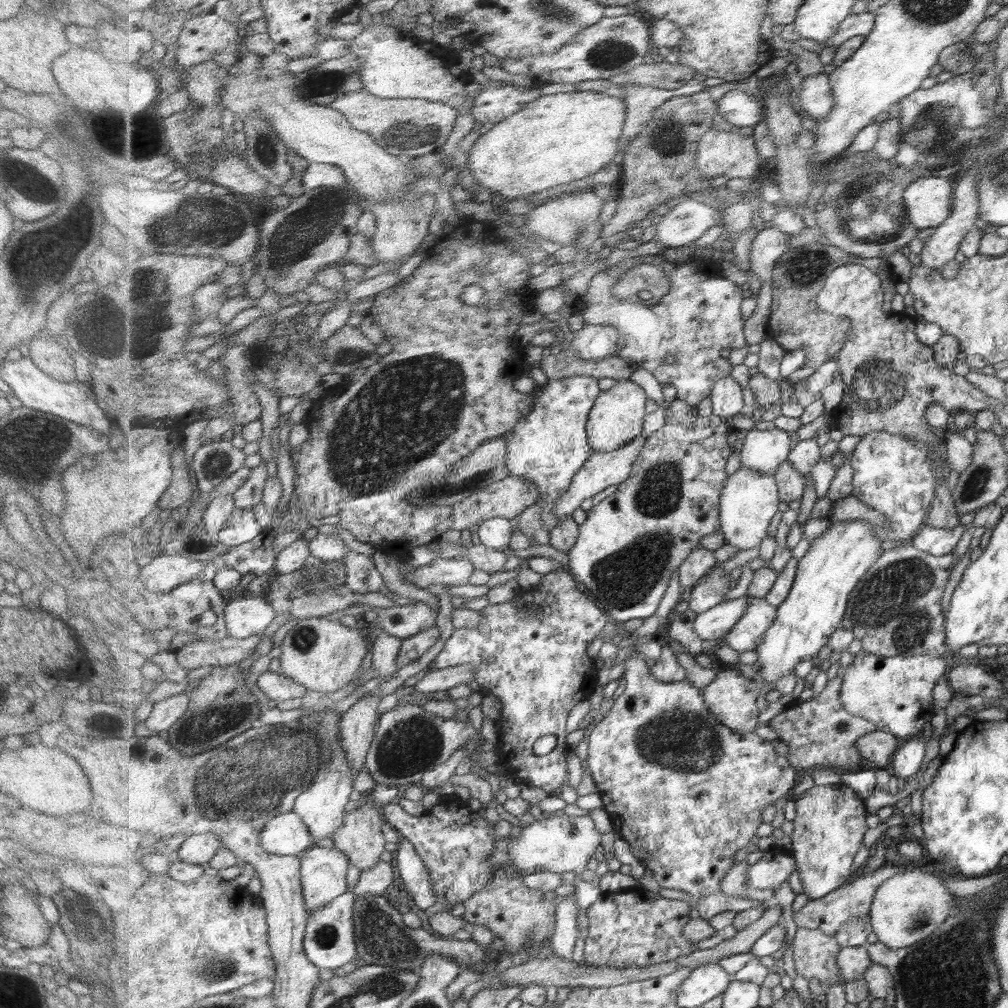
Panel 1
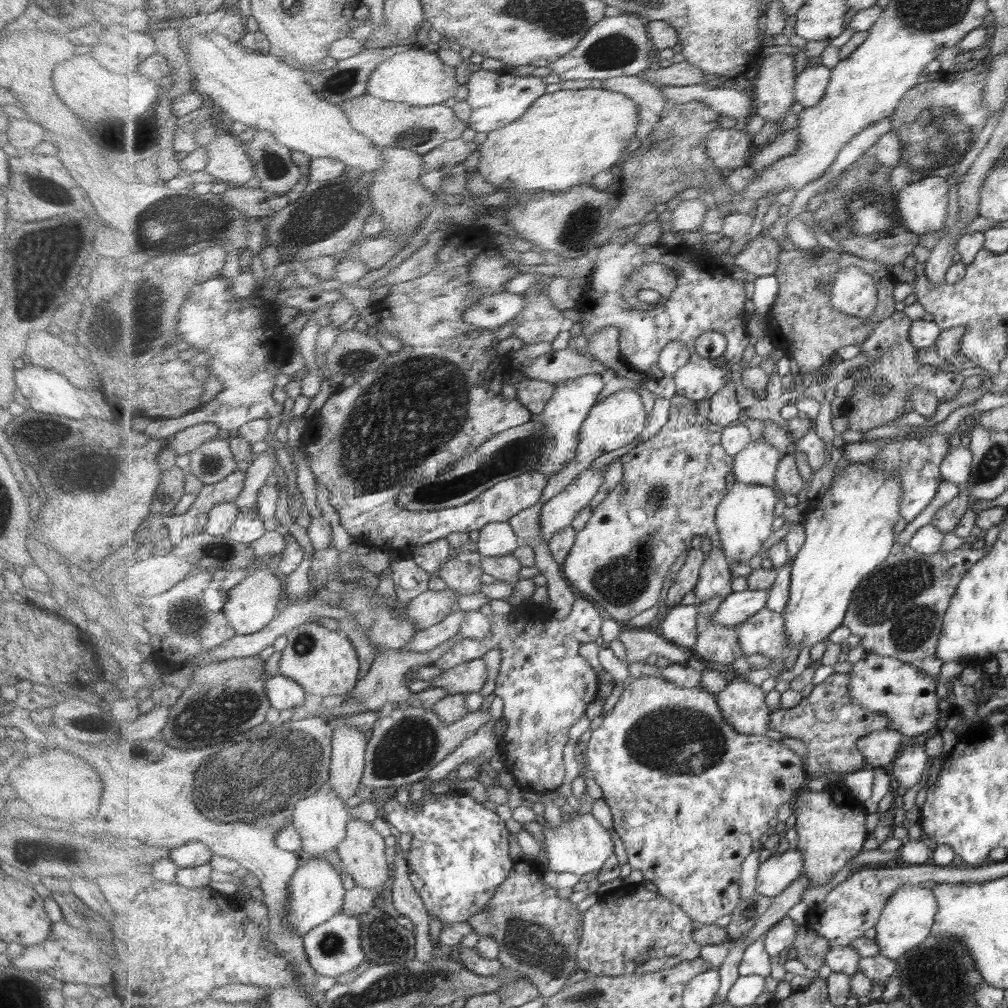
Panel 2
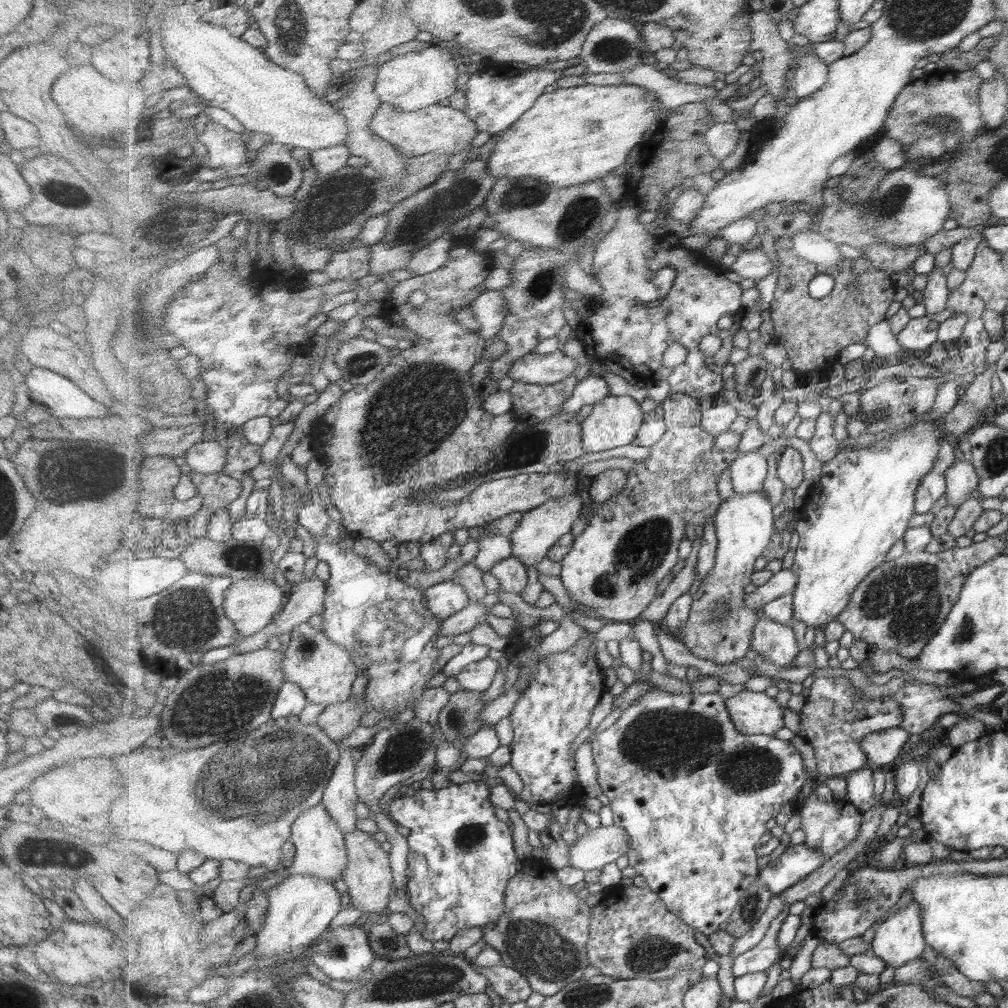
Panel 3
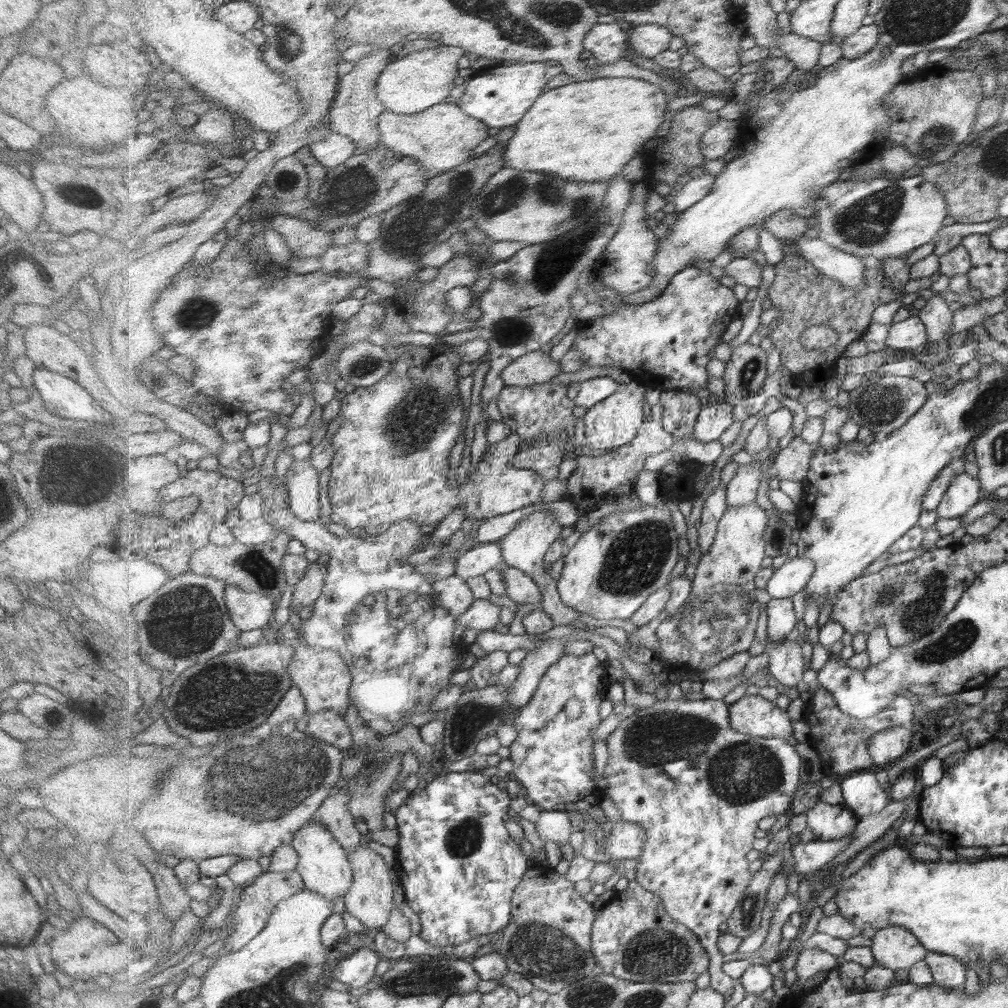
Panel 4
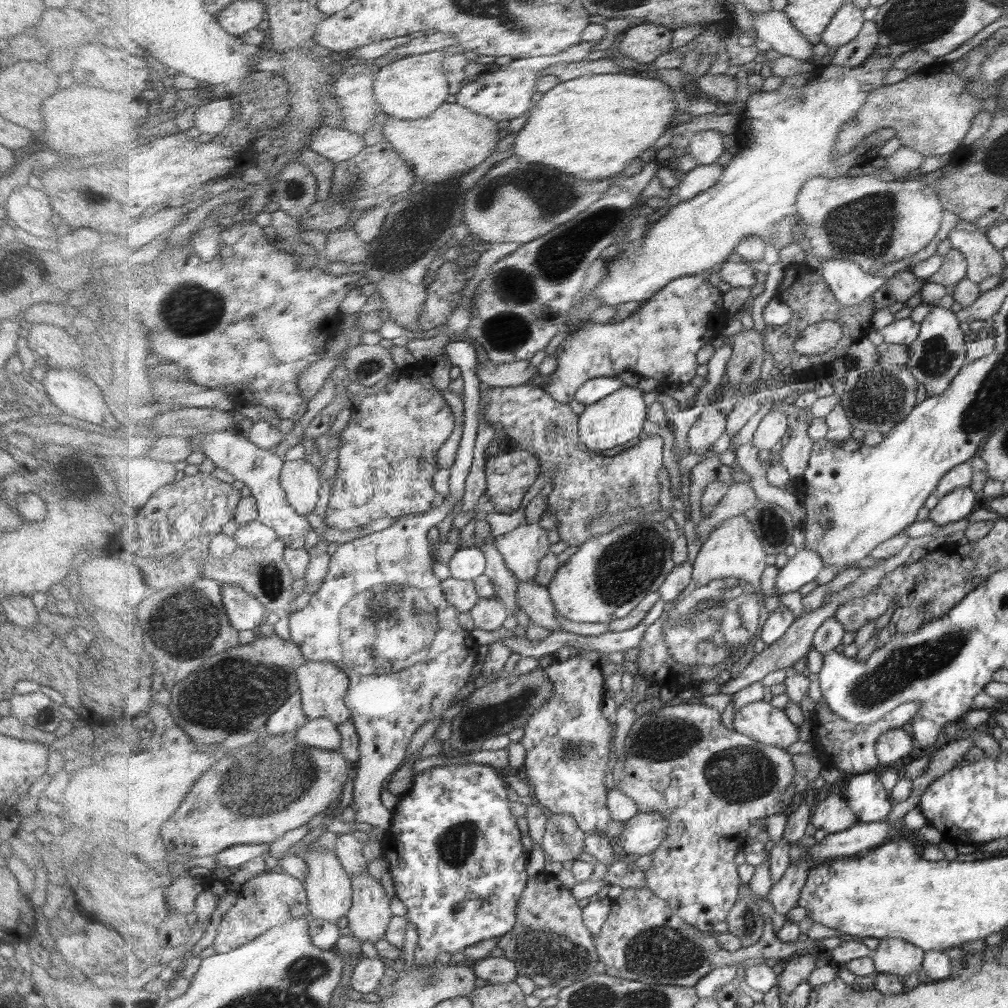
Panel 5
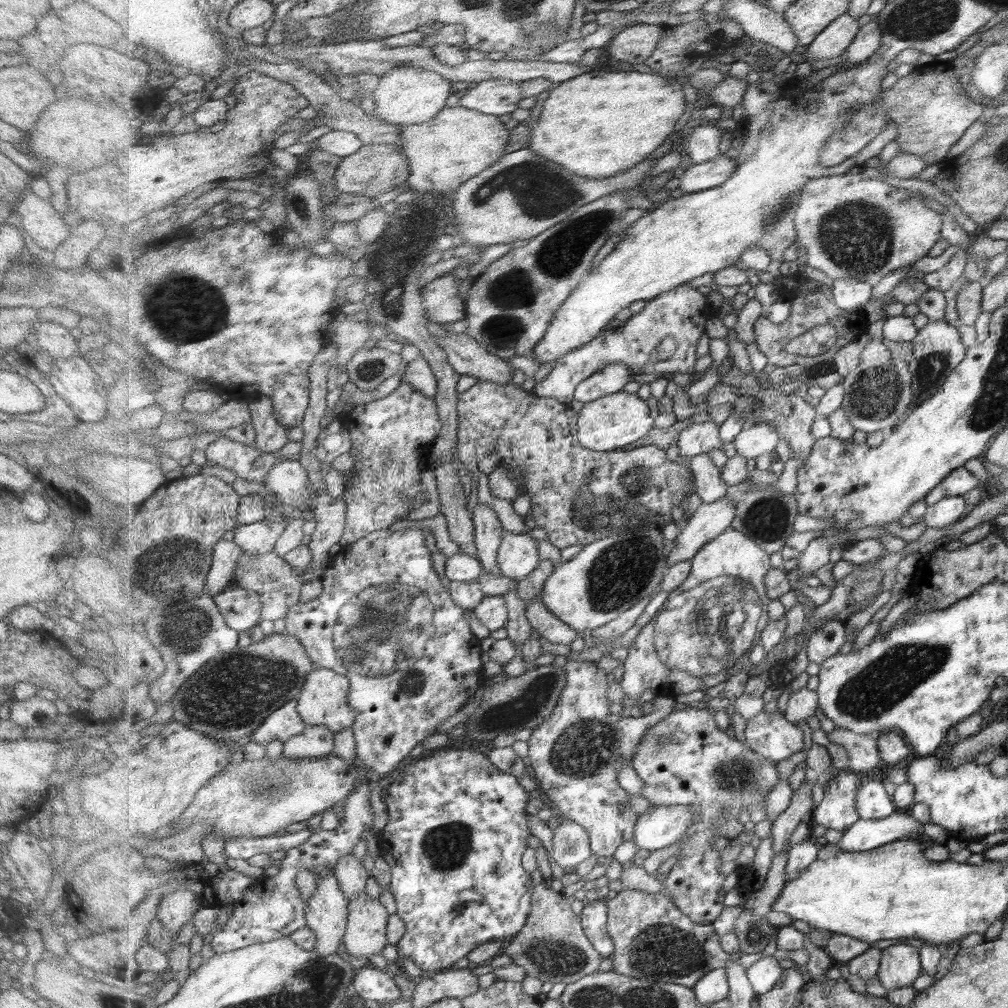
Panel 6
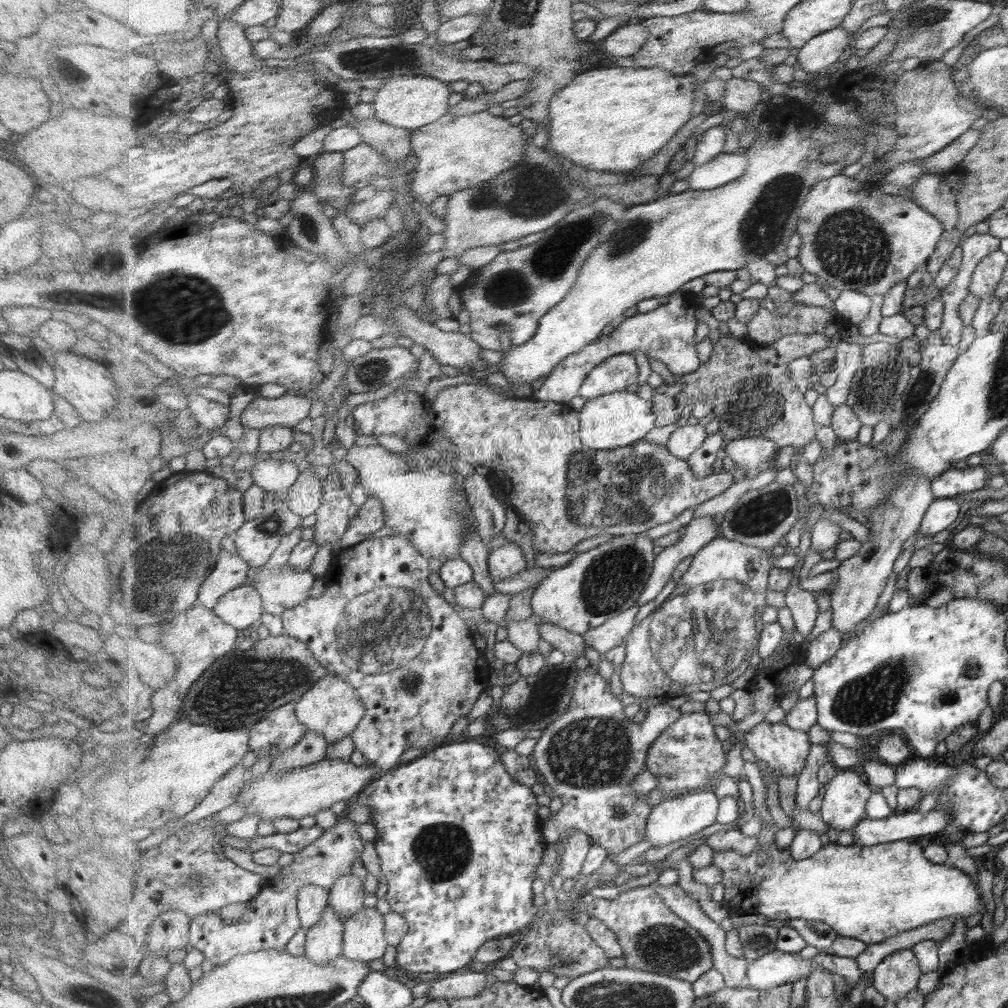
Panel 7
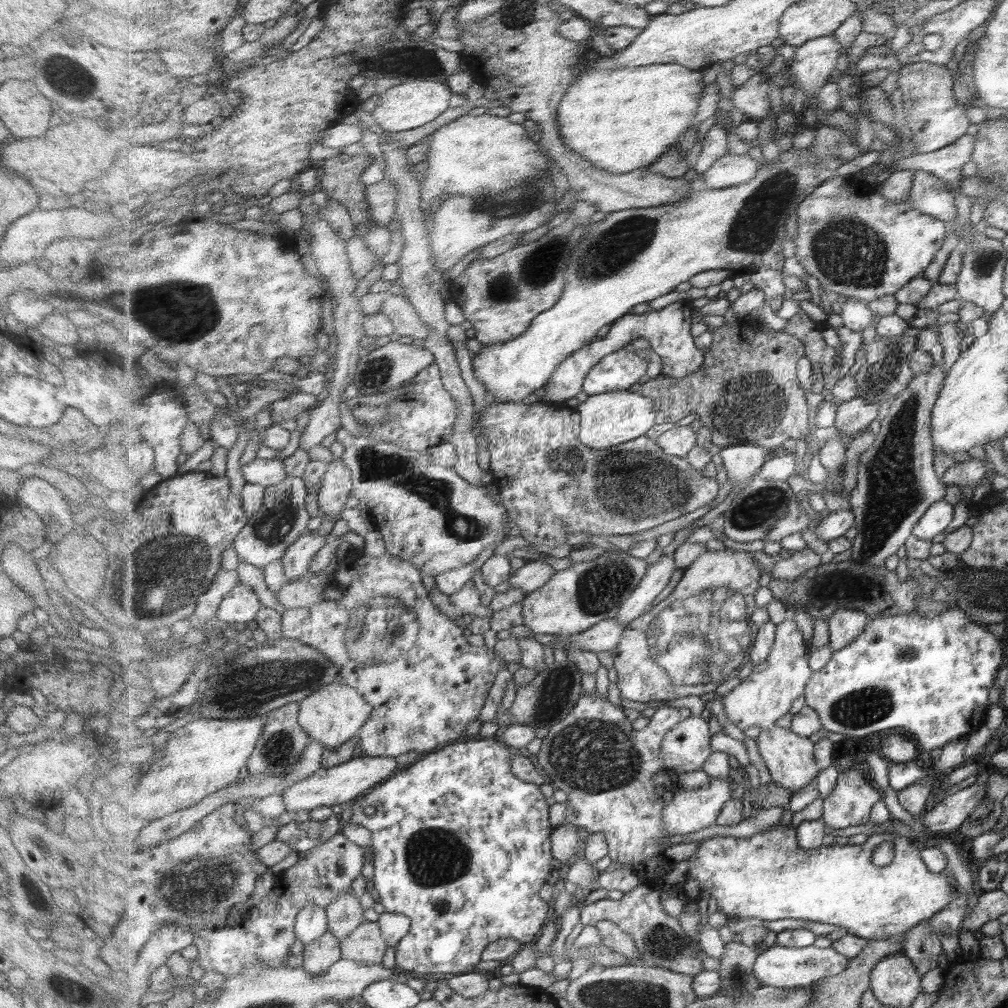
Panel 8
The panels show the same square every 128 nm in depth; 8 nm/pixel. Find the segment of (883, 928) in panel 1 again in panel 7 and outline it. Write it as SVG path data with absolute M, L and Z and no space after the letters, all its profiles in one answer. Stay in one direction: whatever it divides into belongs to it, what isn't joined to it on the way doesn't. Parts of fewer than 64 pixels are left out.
M913 949L899 950L883 959L874 971L874 988L892 1002L904 999L920 986L921 969Z

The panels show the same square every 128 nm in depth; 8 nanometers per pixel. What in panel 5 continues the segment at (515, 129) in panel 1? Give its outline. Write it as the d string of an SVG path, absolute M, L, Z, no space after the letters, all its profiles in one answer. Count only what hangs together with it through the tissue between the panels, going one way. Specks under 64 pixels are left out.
M636 72L581 76L569 82L561 82L559 86L544 93L530 110L524 128L518 131L513 147L514 155L521 156L521 160L555 166L557 170L579 179L602 181L620 175L629 162L639 158L647 148L653 148L655 142L665 134L667 124L675 113L675 94L664 80L645 78Z

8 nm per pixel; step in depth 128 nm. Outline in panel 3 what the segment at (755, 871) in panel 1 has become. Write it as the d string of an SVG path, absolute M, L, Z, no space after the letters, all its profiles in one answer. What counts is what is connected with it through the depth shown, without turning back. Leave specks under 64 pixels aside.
M804 842L795 845L789 844L779 859L769 861L761 869L759 881L763 882L774 895L782 894L801 882L806 876L811 875L813 871L816 871L821 865L825 864L825 861L827 861L825 854L819 852L817 848L809 848Z

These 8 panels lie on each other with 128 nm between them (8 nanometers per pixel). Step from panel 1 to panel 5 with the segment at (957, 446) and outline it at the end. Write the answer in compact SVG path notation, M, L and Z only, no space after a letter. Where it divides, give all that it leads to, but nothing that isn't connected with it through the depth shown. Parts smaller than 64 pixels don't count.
M959 488L951 492L940 501L931 511L929 519L939 526L959 522L969 516L977 508L980 493L973 492L973 488Z

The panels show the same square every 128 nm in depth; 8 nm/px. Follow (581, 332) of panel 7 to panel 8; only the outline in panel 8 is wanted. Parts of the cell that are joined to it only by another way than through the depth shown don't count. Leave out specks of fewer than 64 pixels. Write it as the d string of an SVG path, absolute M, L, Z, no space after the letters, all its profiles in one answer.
M795 147L785 148L780 151L779 157L773 163L763 163L760 166L760 170L757 171L757 175L753 180L748 183L741 184L736 187L724 188L724 189L701 189L689 193L682 202L676 204L665 204L664 206L657 208L632 208L631 210L623 210L617 213L611 213L610 216L601 223L595 223L591 226L591 233L586 235L582 244L573 252L571 262L568 264L567 270L567 285L565 293L561 296L561 300L550 308L547 312L537 316L531 323L531 326L521 334L517 336L516 340L511 340L505 343L485 345L480 350L480 354L472 356L473 372L476 378L479 378L482 385L487 388L487 393L492 394L493 403L521 403L525 396L533 394L537 388L544 388L547 383L550 382L553 374L555 374L556 368L568 360L569 356L572 356L575 352L581 351L586 345L592 344L597 338L599 338L599 330L603 326L611 325L623 318L623 316L631 313L631 310L637 306L637 304L645 304L655 300L655 298L661 298L665 294L675 291L675 287L683 282L691 281L695 276L699 274L711 271L711 270L729 270L733 272L740 272L746 270L758 269L761 266L767 266L773 270L782 271L783 264L785 264L785 256L783 256L782 241L788 238L787 222L793 214L796 214L798 207L806 200L806 198L817 188L820 187L826 180L831 179L833 174L837 172L839 166L843 166L843 162L837 164L825 164L825 162L799 162L799 158L807 156L807 160L811 158L809 156L809 149L796 149Z

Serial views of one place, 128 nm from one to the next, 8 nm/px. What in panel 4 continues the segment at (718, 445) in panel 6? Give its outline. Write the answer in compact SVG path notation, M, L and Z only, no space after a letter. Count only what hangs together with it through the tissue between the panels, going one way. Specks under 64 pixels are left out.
M714 394L709 396L709 405L701 409L697 424L695 424L695 440L696 442L715 442L723 436L723 432L727 432L731 428L731 424L735 422L734 406L722 401L720 397Z

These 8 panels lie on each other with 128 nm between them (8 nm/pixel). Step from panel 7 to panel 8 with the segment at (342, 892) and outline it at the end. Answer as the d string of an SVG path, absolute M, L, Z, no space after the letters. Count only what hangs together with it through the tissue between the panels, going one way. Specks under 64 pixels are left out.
M349 889L343 892L343 895L335 897L327 907L329 931L333 931L341 942L355 927L366 921L363 914L365 908L361 906L361 900Z

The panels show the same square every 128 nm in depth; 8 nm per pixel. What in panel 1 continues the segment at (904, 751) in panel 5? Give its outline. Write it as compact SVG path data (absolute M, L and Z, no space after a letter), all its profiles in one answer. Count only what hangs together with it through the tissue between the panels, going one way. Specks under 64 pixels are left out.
M876 731L857 740L856 748L862 758L883 769L892 765L893 756L899 749L899 738L889 732Z

